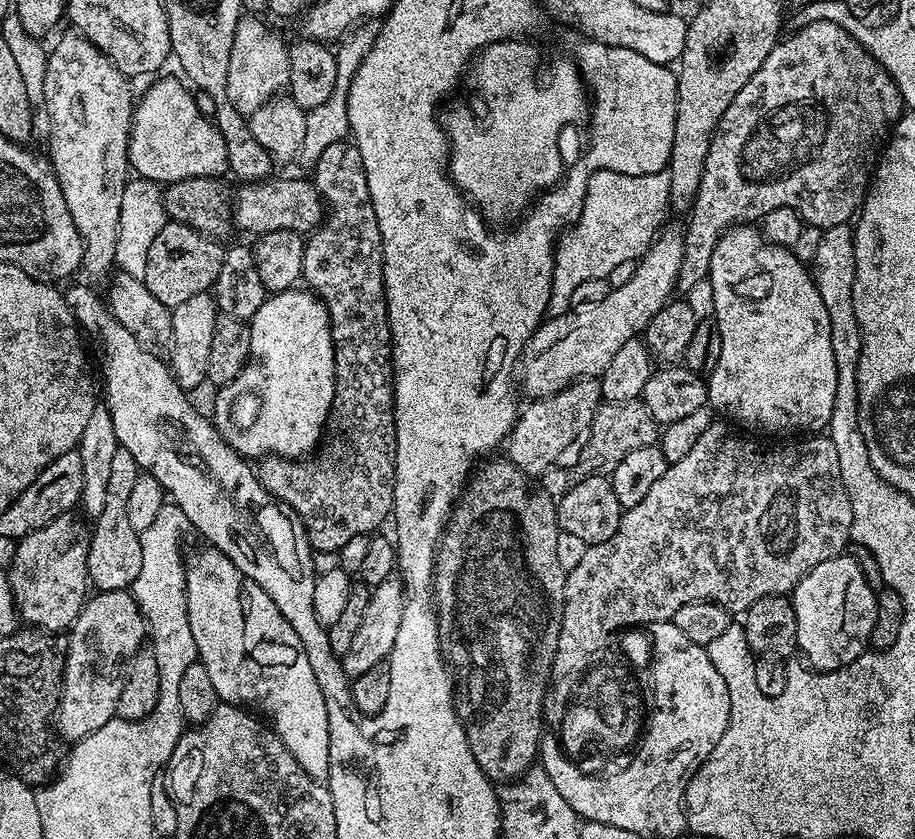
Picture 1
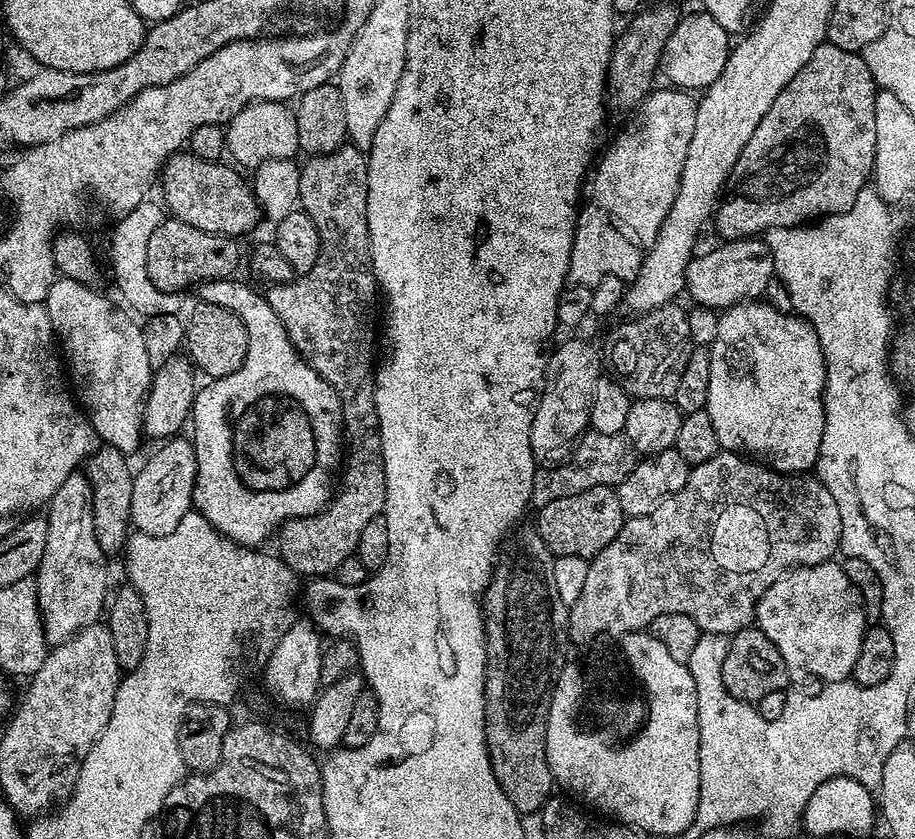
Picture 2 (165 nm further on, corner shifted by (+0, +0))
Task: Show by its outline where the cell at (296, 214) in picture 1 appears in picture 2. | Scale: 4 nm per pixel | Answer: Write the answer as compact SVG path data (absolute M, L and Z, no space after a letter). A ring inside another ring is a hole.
M188 150L174 153L164 163L162 200L167 211L177 220L190 226L198 226L198 230L206 230L210 234L241 238L240 236L246 235L259 220L262 220L260 203L256 200L251 183L247 179L244 181L239 176L241 173L231 163L224 163L203 160Z

